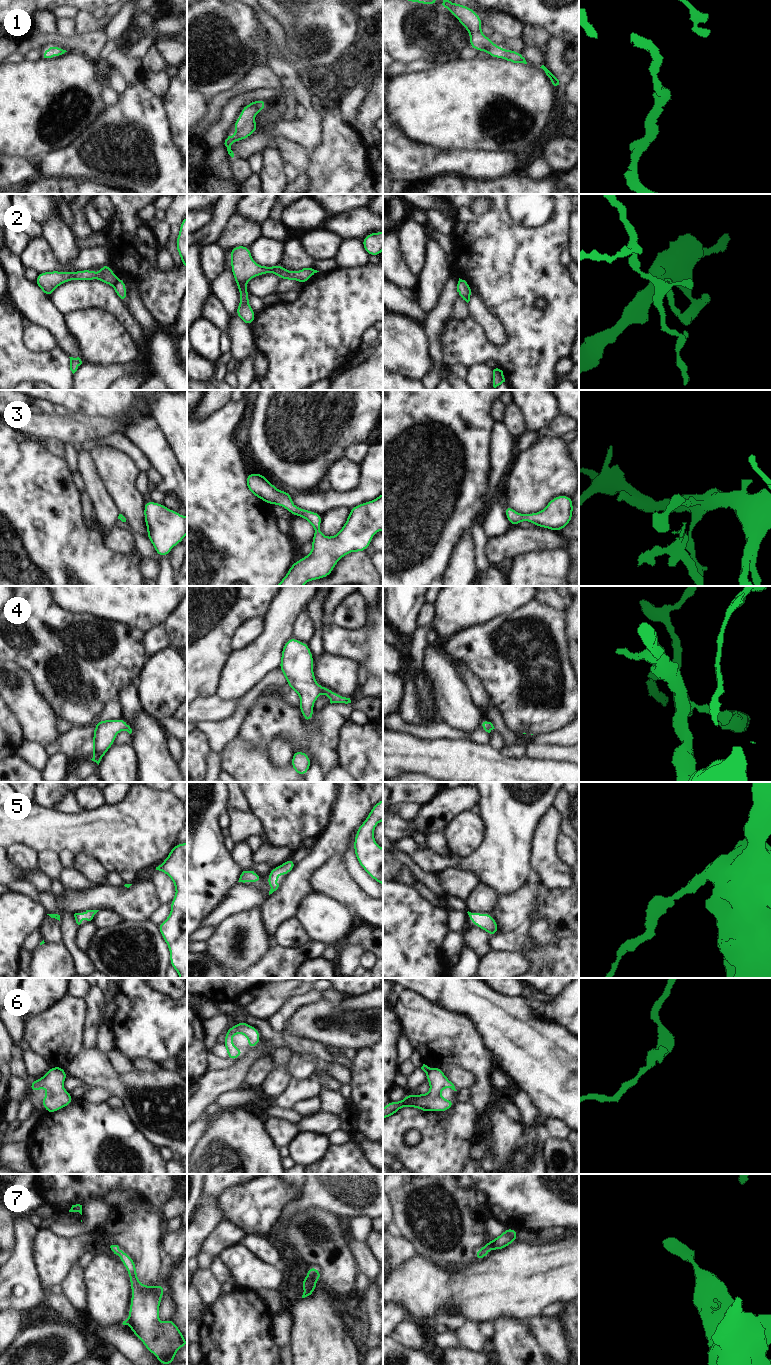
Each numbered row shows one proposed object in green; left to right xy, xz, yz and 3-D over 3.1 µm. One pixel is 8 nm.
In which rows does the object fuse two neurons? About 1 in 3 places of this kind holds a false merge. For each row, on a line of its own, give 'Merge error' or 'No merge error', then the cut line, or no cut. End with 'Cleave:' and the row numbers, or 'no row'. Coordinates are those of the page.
1: No merge error. No split
2: Merge error. Split along xy (118, 279), (113, 286)
3: No merge error. No split
4: No merge error. No split
5: No merge error. No split
6: No merge error. No split
7: No merge error. No split
Cleave: 2

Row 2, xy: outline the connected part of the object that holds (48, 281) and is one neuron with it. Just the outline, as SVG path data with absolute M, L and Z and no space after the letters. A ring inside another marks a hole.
M109 264L100 266L101 271L96 273L89 270L78 270L75 272L63 271L48 271L39 273L36 277L35 283L44 292L47 297L50 297L58 286L65 282L73 280L96 280L114 286L118 281L118 277L114 275L114 271L110 269Z

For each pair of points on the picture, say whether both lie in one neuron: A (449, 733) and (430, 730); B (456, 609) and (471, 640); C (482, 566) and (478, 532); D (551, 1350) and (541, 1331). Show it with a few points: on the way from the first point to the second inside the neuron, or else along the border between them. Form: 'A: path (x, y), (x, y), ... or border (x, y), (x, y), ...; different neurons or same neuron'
A: path (444, 731), (435, 731); same neuron
B: border (488, 621), (465, 628), (446, 642); different neurons
C: path (481, 558), (480, 540); same neuron
D: path (551, 1345), (550, 1340), (546, 1336); same neuron

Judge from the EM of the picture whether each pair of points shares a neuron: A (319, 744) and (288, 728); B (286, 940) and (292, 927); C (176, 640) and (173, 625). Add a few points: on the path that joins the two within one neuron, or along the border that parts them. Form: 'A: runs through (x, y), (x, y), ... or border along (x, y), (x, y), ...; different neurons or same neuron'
A: runs through (311, 737), (304, 737), (296, 731); same neuron
B: runs through (287, 937), (291, 930); same neuron
C: runs through (176, 636), (176, 629); same neuron

